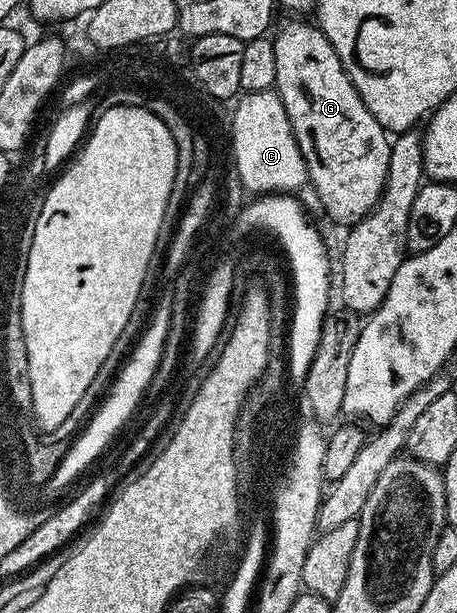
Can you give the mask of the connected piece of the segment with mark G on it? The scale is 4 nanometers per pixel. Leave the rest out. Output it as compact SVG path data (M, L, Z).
M298 17L289 21L272 35L276 49L274 87L300 145L309 186L314 186L327 217L349 229L380 201L392 139L364 105L322 28Z

